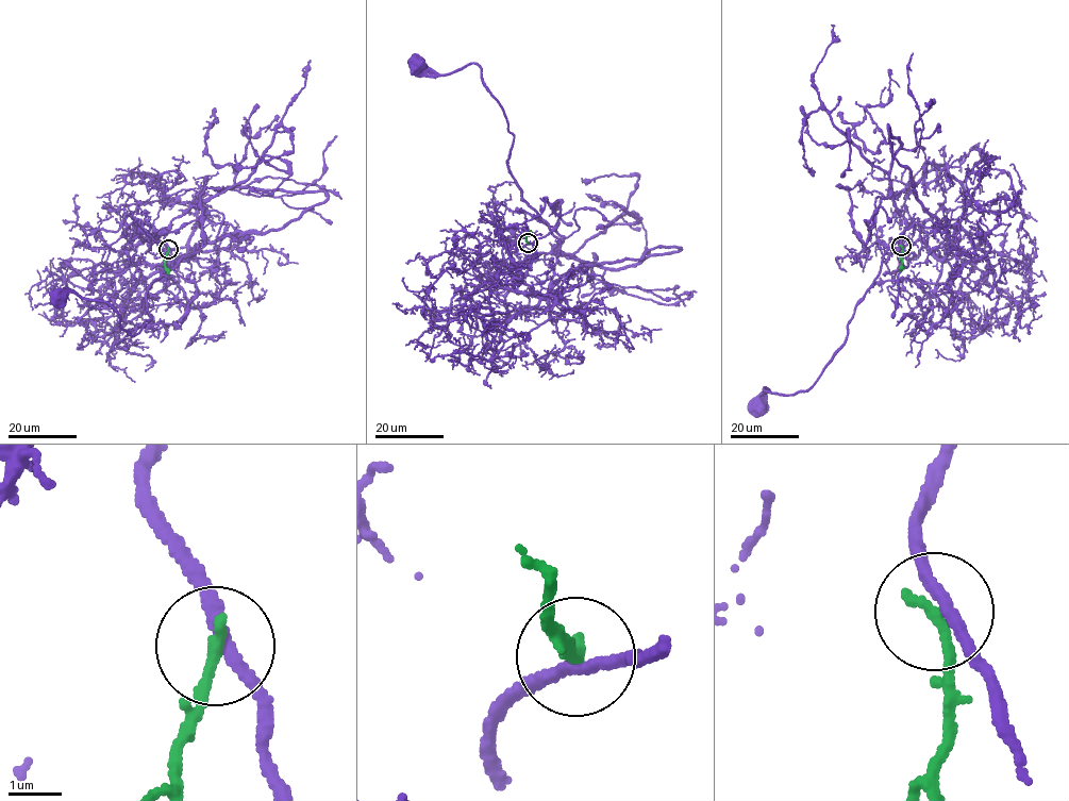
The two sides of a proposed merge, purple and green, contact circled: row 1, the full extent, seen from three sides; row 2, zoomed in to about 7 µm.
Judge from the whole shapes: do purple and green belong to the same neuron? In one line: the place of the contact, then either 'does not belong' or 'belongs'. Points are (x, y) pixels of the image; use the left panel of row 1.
place (168, 249); does not belong

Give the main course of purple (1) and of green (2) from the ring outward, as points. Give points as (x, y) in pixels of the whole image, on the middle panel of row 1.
1: (528, 244), (525, 260), (624, 269), (681, 249), (553, 282), (560, 244), (513, 177), (481, 67), (416, 64)
2: (528, 243), (525, 235), (531, 230)

